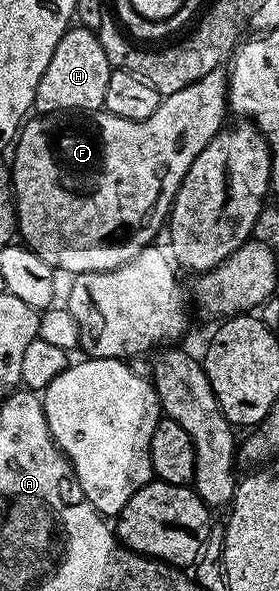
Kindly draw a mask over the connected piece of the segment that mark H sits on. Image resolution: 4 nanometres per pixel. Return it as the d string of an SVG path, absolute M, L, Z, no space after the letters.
M79 25L69 27L62 41L58 41L54 49L54 57L50 57L50 65L46 65L46 73L42 73L42 81L38 85L34 104L35 110L40 113L99 112L104 106L106 84L110 82L113 70L95 31Z

